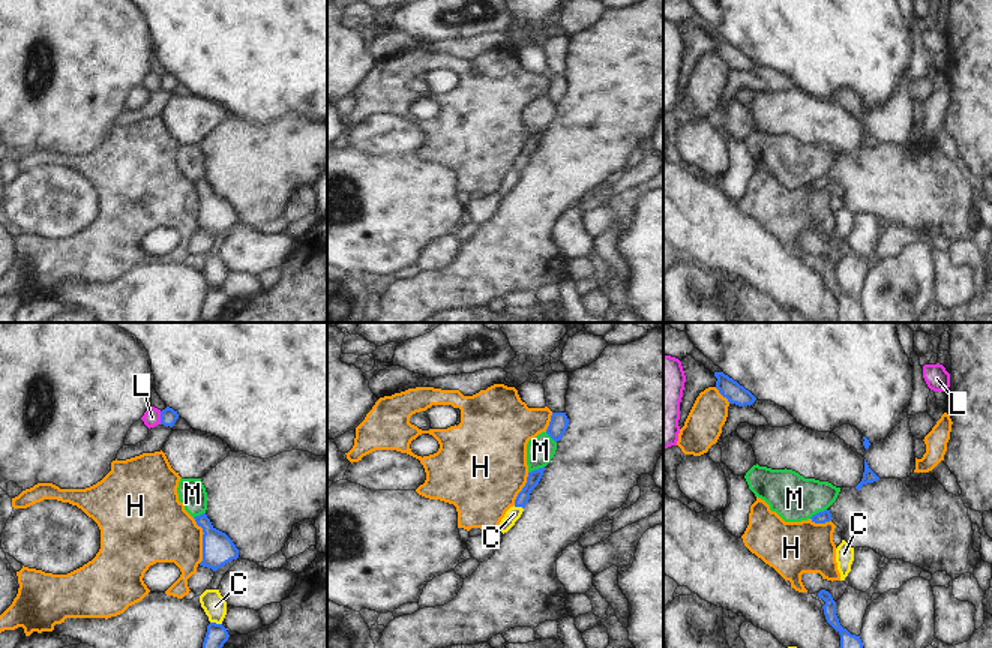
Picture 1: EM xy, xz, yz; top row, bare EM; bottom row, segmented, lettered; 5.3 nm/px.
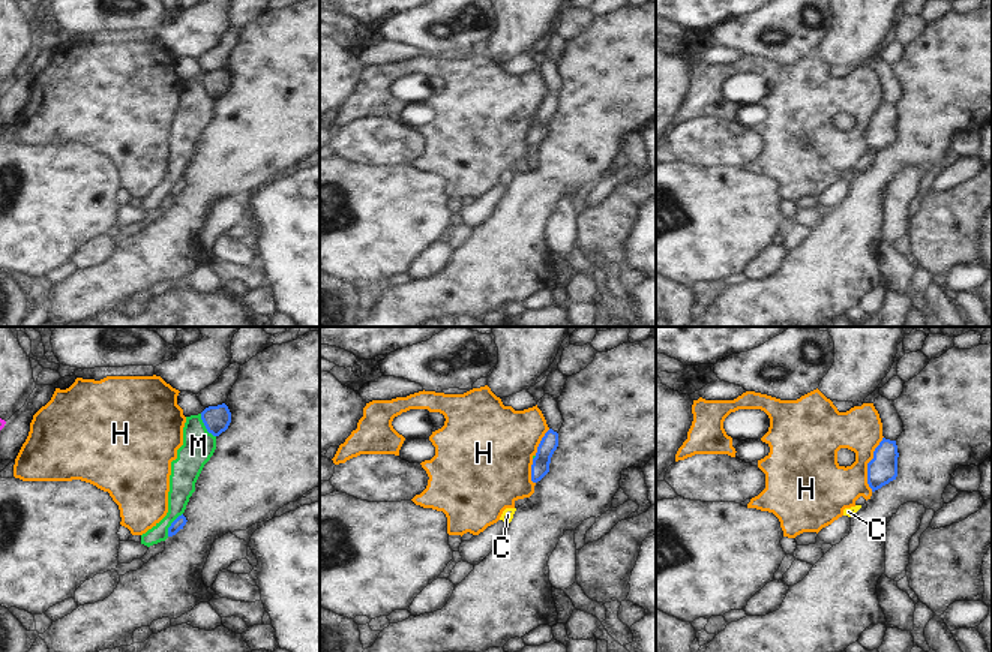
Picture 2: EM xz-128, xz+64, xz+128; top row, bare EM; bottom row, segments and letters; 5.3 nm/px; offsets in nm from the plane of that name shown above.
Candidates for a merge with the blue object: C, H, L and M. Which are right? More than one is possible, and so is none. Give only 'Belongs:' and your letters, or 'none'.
Belongs: none.

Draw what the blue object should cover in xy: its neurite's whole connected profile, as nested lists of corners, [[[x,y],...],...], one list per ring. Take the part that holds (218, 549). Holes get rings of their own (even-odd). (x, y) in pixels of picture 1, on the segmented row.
[[[206,513],[194,518],[203,528],[203,561],[200,566],[216,572],[227,562],[239,558],[239,549],[233,540],[222,531],[216,530]]]

